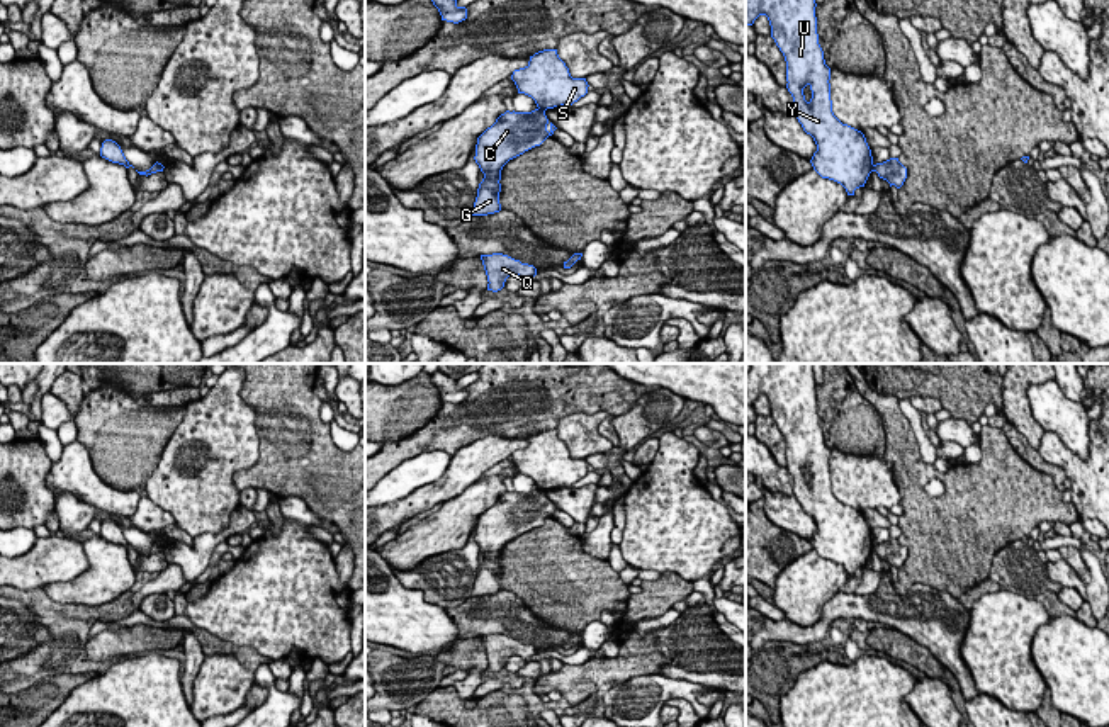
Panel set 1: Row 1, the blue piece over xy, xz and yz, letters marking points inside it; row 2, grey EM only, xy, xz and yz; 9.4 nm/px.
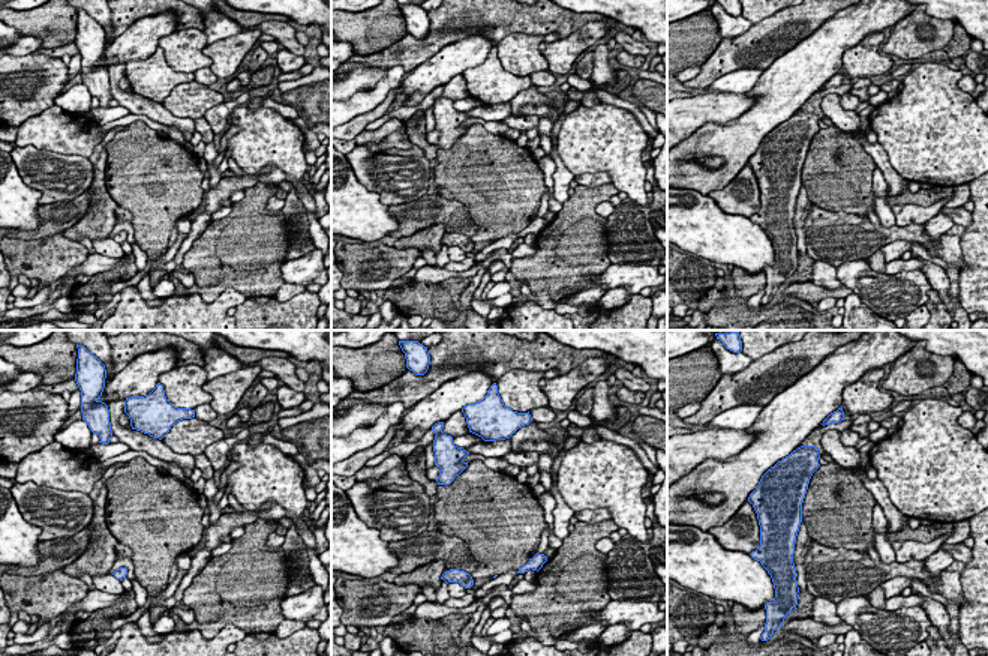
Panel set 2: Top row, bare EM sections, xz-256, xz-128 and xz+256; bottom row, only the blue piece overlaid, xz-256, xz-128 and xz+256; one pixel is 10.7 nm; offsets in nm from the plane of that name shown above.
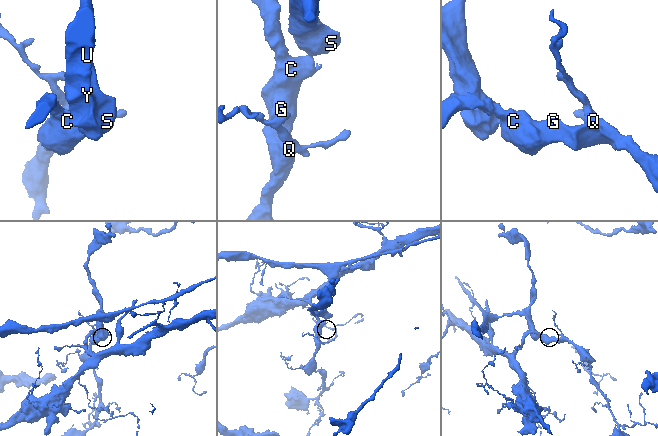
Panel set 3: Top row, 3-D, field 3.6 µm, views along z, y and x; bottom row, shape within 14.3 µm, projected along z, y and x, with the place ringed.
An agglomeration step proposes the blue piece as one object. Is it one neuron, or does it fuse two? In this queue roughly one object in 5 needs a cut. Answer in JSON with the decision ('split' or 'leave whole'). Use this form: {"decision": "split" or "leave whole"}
{"decision": "split"}

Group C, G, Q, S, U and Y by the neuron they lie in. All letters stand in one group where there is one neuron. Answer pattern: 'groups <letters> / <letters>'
groups C G Q / S U Y

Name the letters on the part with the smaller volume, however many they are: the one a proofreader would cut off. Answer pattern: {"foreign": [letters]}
{"foreign": ["S", "U", "Y"]}

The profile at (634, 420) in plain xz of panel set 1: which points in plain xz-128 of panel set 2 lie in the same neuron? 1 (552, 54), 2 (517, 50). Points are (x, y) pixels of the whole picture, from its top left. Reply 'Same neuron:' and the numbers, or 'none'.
Same neuron: 1, 2

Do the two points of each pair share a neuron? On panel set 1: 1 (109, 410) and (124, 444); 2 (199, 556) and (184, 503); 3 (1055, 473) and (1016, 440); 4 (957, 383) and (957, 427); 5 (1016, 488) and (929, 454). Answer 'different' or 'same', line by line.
1: same
2: different
3: same
4: different
5: different

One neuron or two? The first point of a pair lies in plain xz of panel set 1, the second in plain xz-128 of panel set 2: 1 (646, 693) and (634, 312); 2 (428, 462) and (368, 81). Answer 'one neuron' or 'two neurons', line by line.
1: two neurons
2: two neurons

